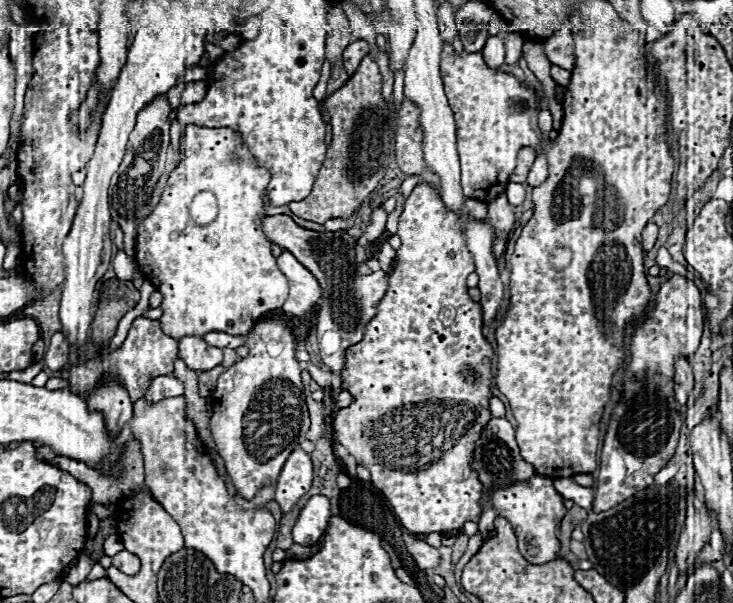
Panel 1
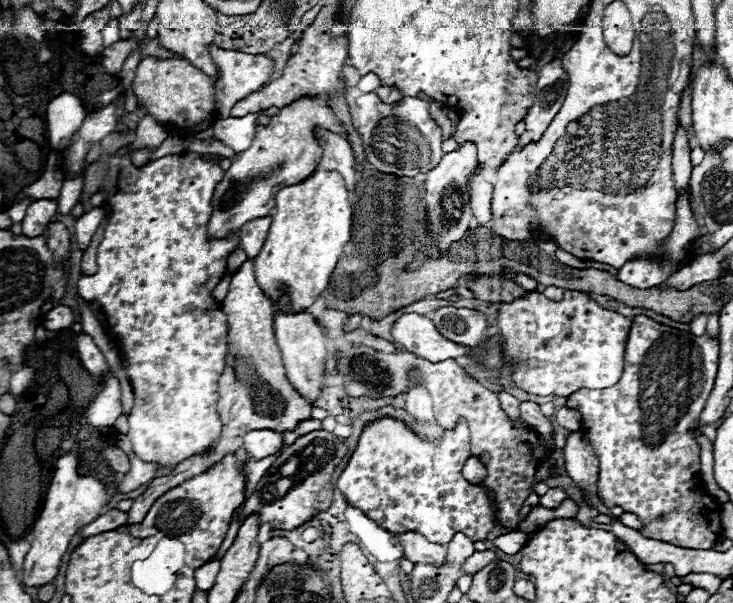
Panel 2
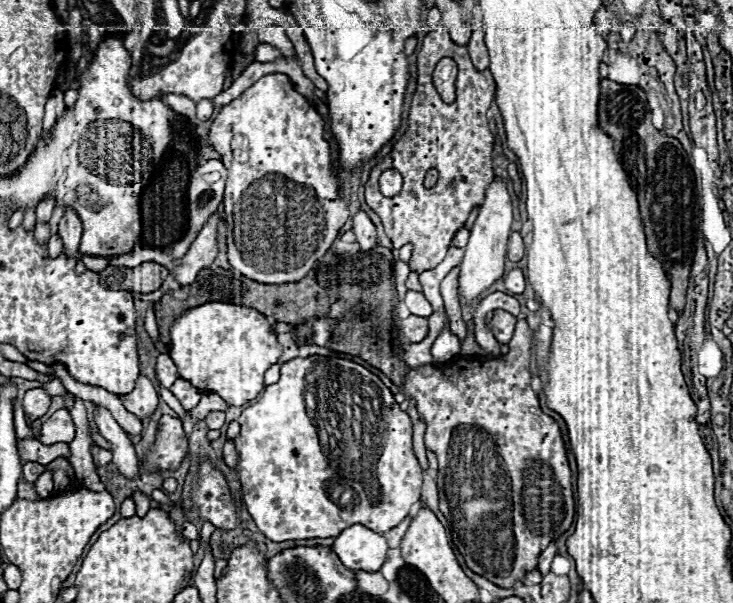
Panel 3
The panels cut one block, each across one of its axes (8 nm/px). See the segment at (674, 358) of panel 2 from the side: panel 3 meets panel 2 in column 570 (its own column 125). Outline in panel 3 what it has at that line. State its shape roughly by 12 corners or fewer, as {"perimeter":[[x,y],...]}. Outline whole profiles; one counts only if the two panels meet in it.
{"perimeter":[[140,374],[136,388],[120,396],[126,410],[146,420],[158,408],[158,392]]}

